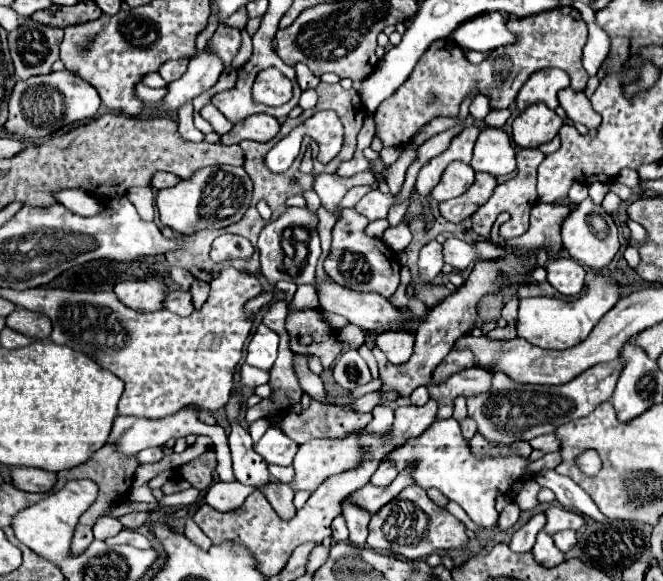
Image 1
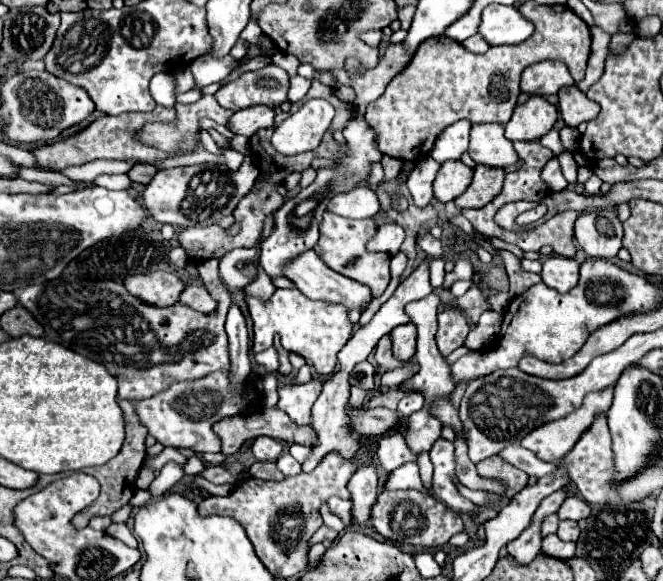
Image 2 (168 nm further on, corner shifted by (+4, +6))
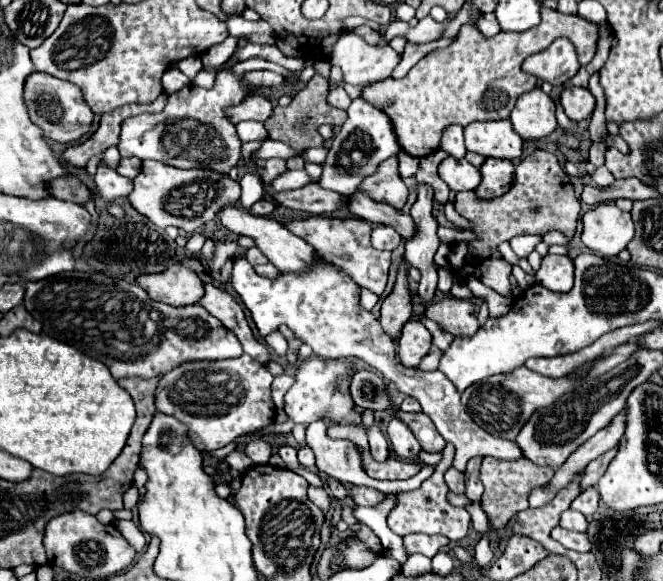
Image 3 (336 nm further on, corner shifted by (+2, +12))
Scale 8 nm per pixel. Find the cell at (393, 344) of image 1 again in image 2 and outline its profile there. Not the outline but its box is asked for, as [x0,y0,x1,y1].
[389,324,415,360]

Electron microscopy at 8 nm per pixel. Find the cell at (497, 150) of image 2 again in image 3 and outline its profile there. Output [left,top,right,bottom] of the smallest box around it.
[465,120,523,160]

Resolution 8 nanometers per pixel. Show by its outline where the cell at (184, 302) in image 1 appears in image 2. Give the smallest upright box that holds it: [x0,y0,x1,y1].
[179,284,217,314]

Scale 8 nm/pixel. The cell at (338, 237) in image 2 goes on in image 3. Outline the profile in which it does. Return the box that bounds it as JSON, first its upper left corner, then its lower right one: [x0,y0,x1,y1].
[283,216,391,296]

